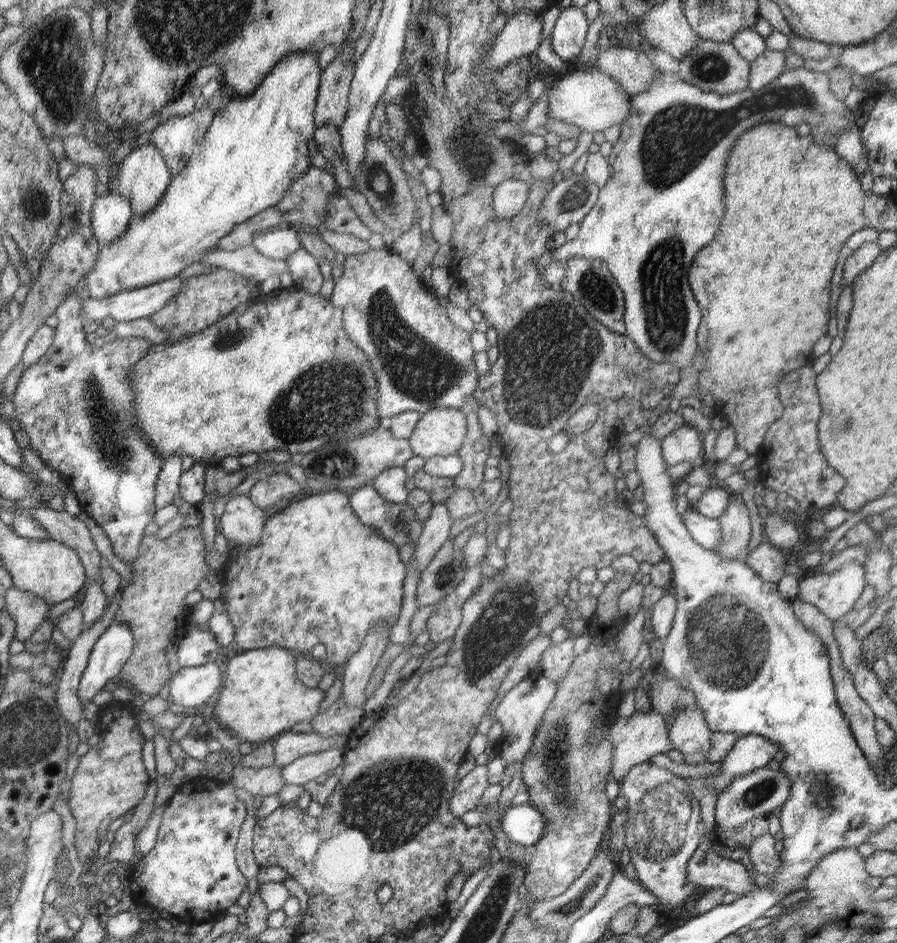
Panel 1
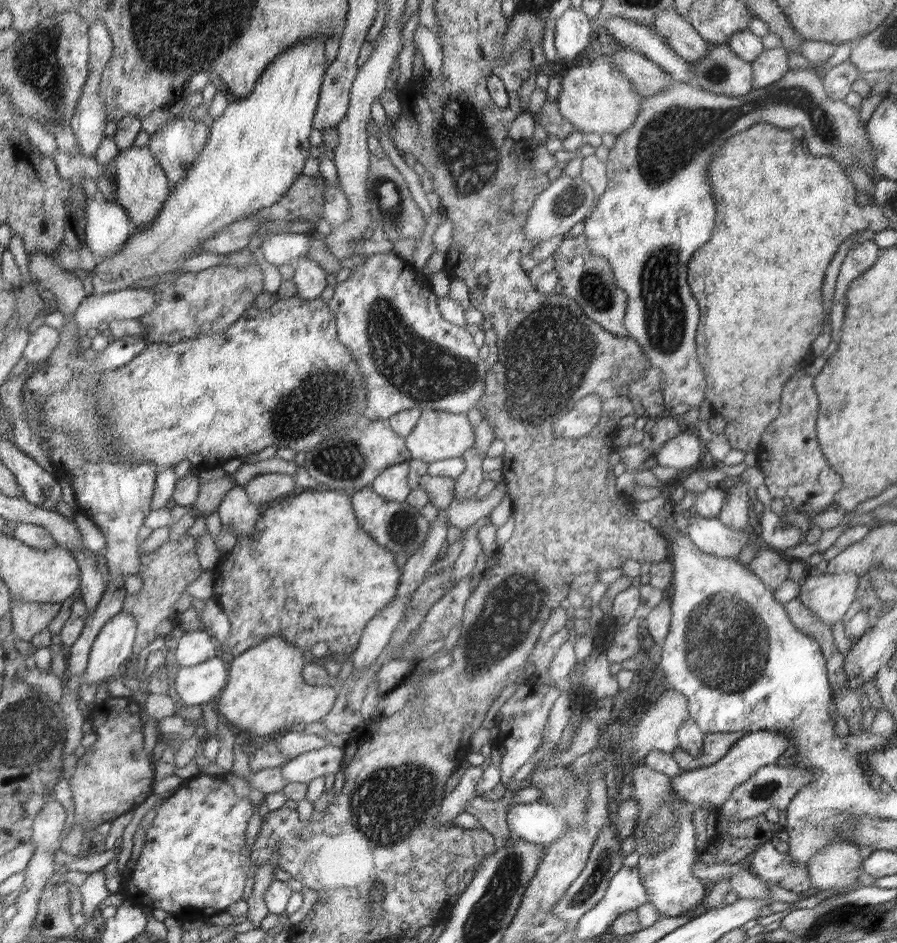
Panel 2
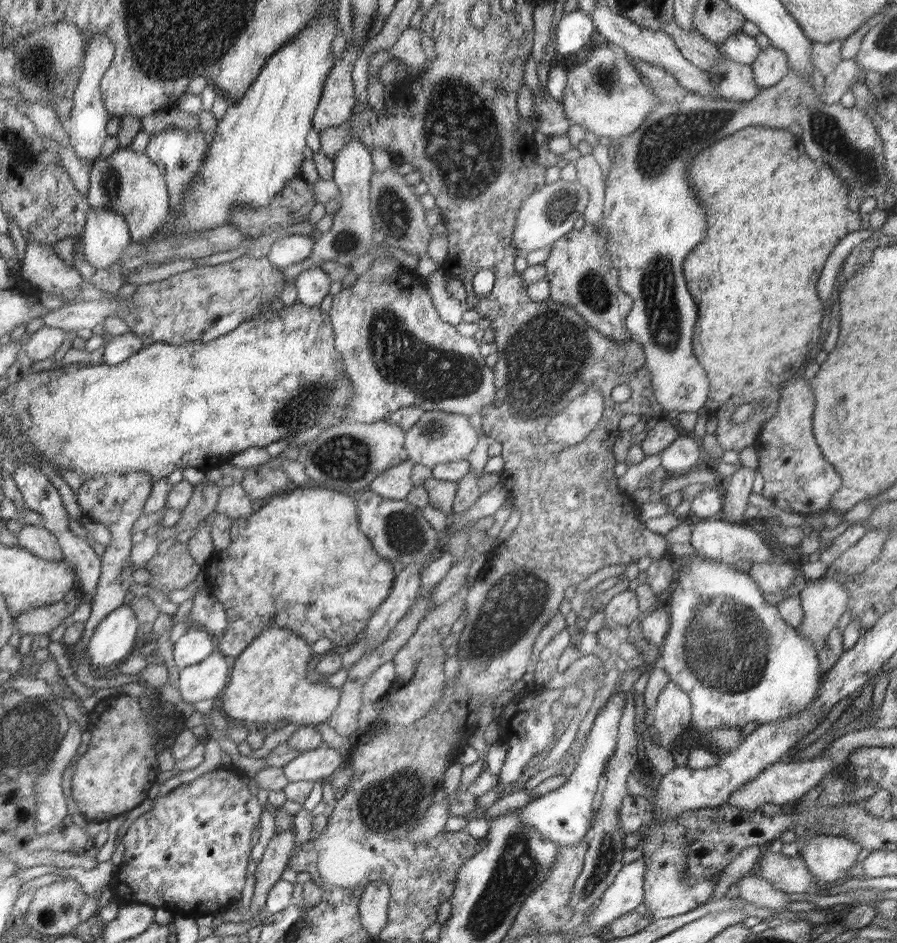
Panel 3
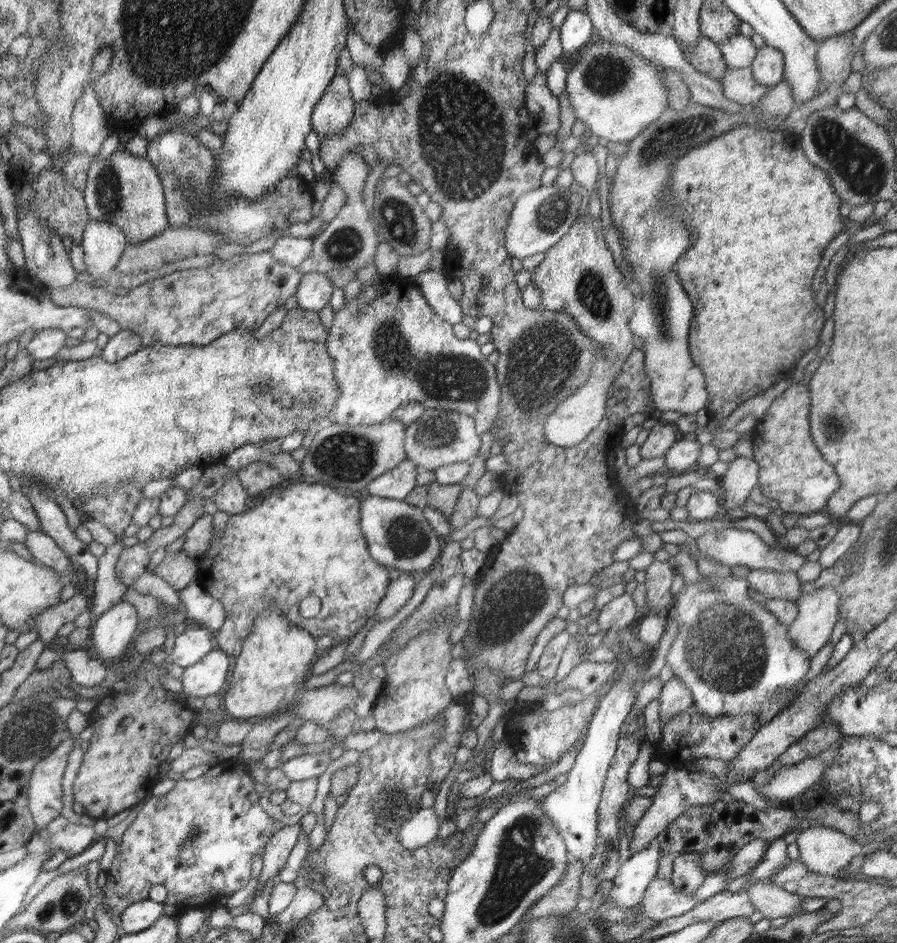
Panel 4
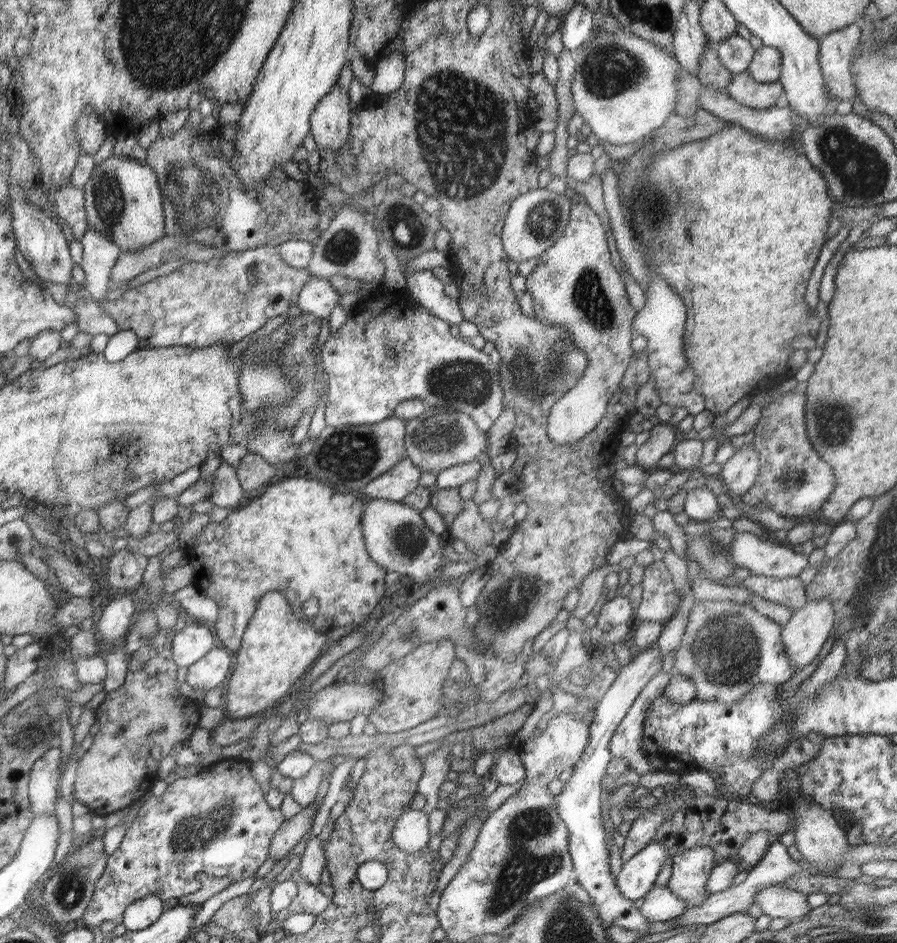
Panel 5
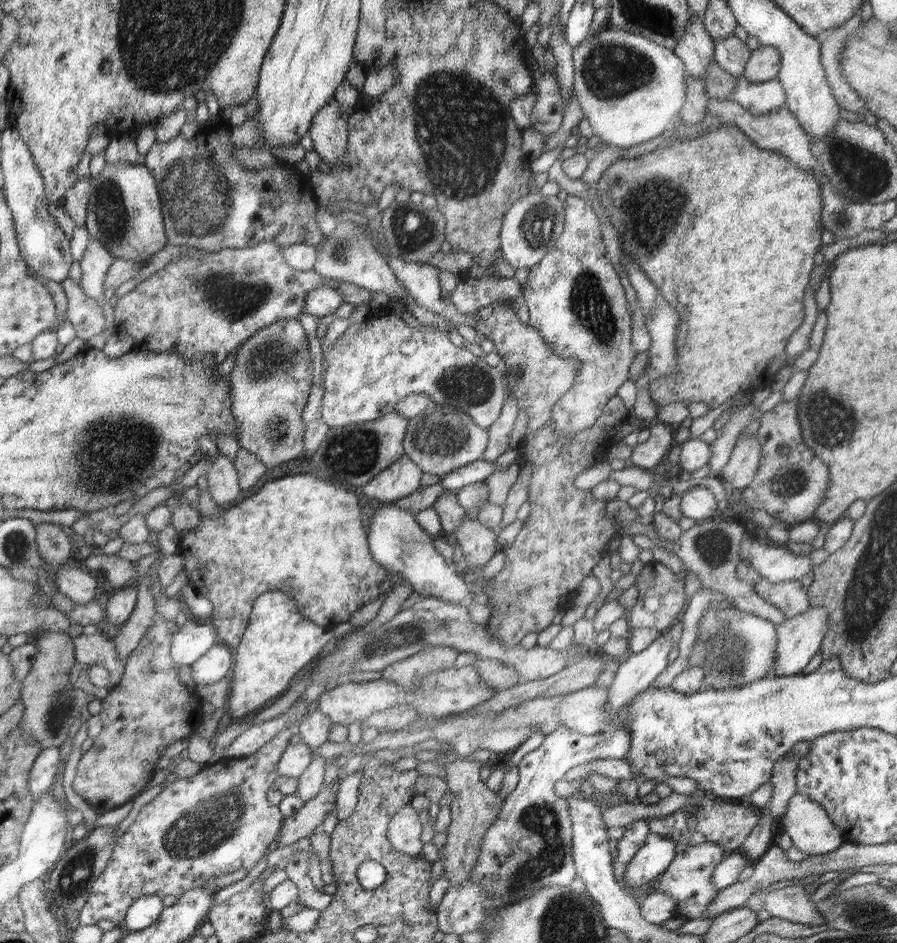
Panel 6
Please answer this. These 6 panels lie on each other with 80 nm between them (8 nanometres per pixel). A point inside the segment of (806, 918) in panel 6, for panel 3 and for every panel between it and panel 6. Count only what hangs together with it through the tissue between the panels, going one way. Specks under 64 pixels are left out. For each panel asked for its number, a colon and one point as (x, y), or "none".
3: (754, 889)
4: (773, 902)
5: (777, 902)

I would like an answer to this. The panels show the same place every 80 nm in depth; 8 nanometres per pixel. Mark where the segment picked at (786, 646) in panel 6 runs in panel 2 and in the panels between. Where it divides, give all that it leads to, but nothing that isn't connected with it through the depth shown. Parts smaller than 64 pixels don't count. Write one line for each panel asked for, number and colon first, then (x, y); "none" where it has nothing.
2: (828, 596)
3: (823, 601)
4: (818, 611)
5: (803, 635)

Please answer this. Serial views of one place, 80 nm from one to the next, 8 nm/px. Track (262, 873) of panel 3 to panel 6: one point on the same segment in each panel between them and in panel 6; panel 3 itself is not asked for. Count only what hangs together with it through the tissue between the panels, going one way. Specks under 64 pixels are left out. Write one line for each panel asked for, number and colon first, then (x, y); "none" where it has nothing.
4: (276, 852)
5: (291, 831)
6: (309, 818)

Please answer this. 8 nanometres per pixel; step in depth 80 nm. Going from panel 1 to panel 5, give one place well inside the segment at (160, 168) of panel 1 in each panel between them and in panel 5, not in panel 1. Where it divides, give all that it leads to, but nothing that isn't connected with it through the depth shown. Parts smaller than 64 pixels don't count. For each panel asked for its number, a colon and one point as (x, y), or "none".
2: (134, 179)
3: (127, 182)
4: (124, 189)
5: (123, 200)

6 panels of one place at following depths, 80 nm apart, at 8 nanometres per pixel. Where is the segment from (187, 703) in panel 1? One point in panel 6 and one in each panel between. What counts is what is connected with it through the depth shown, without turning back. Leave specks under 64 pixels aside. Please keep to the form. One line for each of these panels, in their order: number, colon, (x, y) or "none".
2: (200, 683)
3: (204, 680)
4: (205, 678)
5: (210, 671)
6: (217, 662)

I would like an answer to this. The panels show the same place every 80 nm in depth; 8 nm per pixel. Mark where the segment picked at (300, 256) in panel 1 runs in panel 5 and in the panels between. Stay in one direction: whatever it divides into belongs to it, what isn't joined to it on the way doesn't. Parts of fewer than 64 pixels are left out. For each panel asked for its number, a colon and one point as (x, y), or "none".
2: (309, 278)
3: (312, 285)
4: (315, 290)
5: (319, 297)

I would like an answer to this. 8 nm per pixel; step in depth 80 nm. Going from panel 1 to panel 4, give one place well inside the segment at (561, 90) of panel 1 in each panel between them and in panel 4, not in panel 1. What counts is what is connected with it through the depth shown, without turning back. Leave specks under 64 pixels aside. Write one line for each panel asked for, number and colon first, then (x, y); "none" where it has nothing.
2: (595, 96)
3: (605, 94)
4: (616, 94)

